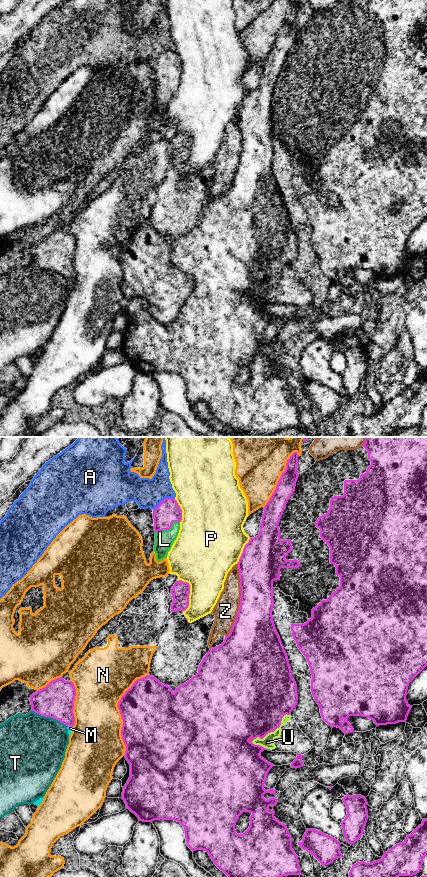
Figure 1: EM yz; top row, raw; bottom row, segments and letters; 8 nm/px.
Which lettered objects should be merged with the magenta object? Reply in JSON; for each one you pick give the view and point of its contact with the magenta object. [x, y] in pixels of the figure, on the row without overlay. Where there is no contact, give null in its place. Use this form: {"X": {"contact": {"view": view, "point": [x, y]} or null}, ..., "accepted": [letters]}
{"L": {"contact": {"view": "yz", "point": [168, 81]}}, "accepted": ["L"]}

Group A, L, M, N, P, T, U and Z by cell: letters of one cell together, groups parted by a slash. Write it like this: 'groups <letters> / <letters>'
groups A / L / M / N / P / T / U Z

